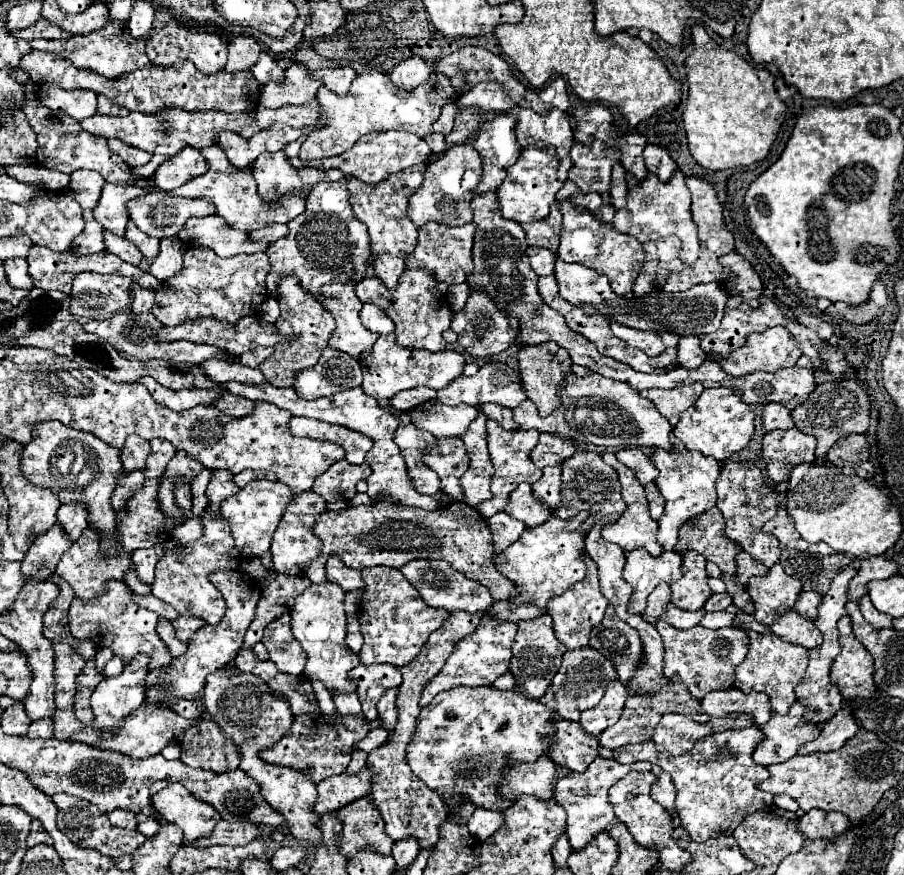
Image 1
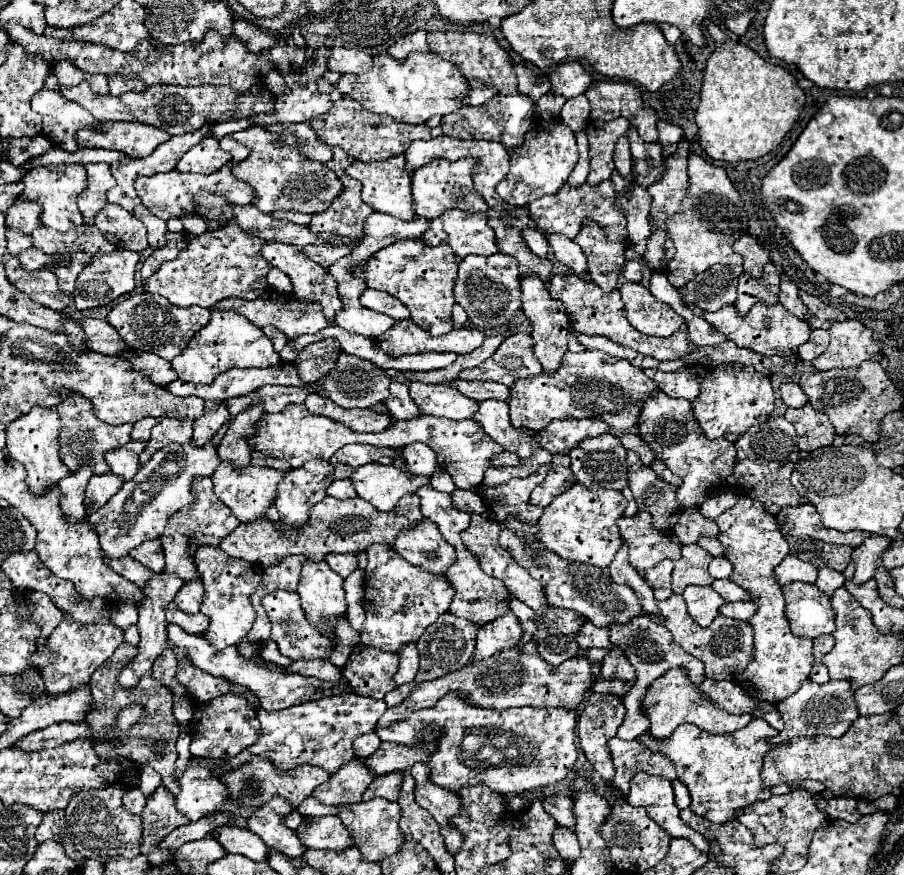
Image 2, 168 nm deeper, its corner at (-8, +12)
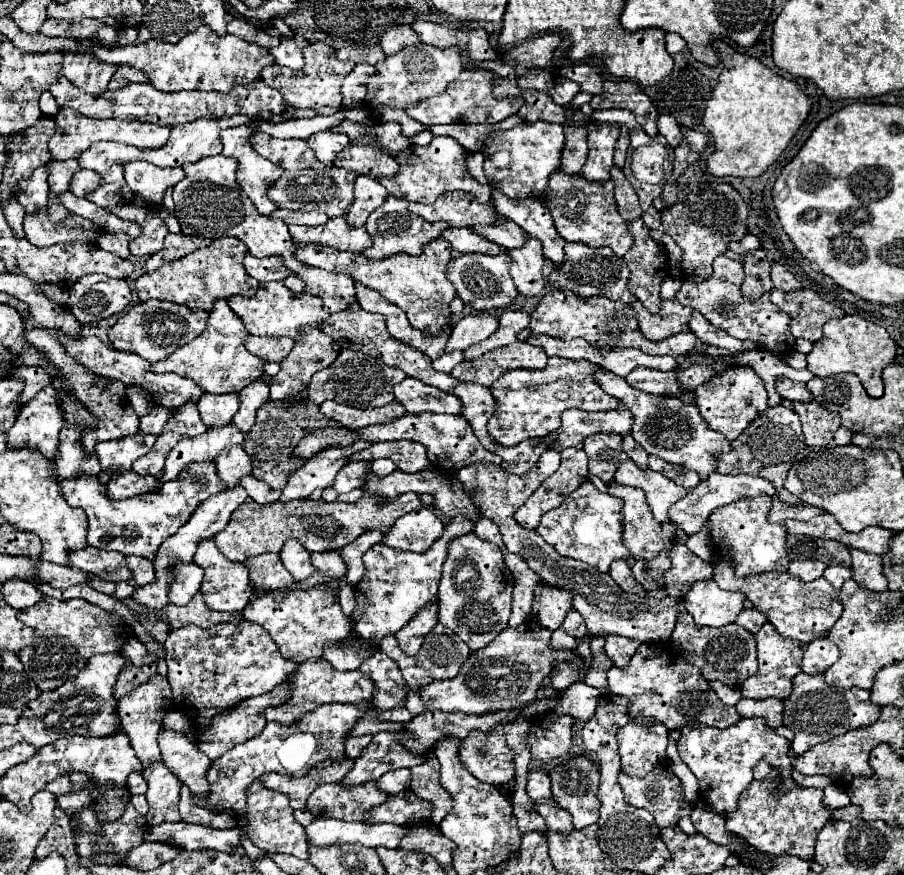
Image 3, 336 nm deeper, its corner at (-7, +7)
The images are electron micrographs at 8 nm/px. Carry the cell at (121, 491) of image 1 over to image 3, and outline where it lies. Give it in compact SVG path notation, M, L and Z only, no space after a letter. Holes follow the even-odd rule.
M137 431L137 435L127 435L125 439L97 443L95 453L99 455L99 461L101 461L103 469L119 467L121 471L129 471L131 463L137 457L151 451L155 439L157 439L155 435L145 435L145 433Z

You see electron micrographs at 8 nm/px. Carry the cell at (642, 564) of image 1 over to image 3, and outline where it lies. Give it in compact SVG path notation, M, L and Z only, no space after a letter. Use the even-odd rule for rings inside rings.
M615 479L607 483L607 493L625 501L625 547L633 559L655 559L663 547L675 539L673 523L657 523L645 503L645 493L639 487L627 487Z

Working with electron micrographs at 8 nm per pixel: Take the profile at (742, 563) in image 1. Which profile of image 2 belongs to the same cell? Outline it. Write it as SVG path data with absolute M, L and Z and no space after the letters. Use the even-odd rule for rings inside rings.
M744 496L738 498L738 502L732 508L722 512L716 518L716 524L722 532L720 542L724 548L724 556L734 566L730 578L740 588L744 588L748 592L748 598L754 600L754 604L758 606L756 614L748 620L754 628L754 658L744 670L740 686L752 698L778 704L802 686L814 664L812 640L794 636L790 632L790 624L784 612L784 596L774 580L774 568L786 558L788 542L778 530L776 518L766 514L760 502L754 502Z

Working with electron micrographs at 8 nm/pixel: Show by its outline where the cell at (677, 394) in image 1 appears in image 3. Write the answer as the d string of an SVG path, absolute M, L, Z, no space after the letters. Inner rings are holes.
M637 367L625 377L625 381L631 387L639 391L647 391L651 395L681 395L681 385L673 371L663 373L647 367Z

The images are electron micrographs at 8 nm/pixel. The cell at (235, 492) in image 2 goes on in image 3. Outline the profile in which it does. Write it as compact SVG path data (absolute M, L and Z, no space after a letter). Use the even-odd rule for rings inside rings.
M243 445L229 447L229 451L221 451L215 463L219 477L227 487L237 487L243 475L251 475L251 459L245 453Z

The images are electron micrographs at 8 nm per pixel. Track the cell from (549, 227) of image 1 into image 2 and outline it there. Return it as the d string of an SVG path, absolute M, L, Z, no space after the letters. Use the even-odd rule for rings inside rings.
M610 180L590 186L584 184L580 188L572 188L568 184L562 186L562 190L558 190L552 196L542 196L534 202L530 202L528 210L530 210L530 218L536 224L536 228L544 234L564 234L568 238L576 238L576 234L580 232L582 220L584 218L592 218L594 222L598 222L602 228L606 228L608 238L612 242L626 242L628 232L626 232L626 218L622 216L622 212L618 212L614 208L614 186Z

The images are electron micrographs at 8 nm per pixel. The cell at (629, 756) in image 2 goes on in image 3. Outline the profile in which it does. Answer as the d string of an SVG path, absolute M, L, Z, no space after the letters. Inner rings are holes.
M627 723L619 733L619 755L623 773L631 777L643 777L655 767L663 767L667 761L667 727L663 723Z

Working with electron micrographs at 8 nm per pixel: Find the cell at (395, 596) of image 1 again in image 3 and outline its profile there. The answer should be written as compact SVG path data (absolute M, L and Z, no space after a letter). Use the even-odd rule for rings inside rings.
M467 515L453 517L441 535L437 543L425 553L409 553L409 551L397 551L387 549L383 543L371 547L363 555L365 575L355 587L355 609L351 613L353 629L359 637L379 643L387 633L397 633L403 625L409 623L409 619L427 603L431 603L437 597L437 587L441 579L441 569L447 555L447 545L457 537L471 533L475 527L475 521Z

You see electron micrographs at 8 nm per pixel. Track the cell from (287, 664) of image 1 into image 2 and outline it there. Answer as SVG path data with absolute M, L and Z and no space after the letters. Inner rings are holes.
M274 590L262 598L262 606L268 612L270 624L272 624L272 634L270 638L278 644L278 650L282 656L288 656L292 660L314 660L314 658L328 658L332 654L332 642L320 634L316 628L312 628L300 608L300 598L296 592L286 592L286 590Z

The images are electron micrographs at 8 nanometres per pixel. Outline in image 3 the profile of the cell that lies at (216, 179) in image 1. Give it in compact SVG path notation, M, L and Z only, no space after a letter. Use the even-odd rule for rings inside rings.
M257 133L251 137L253 149L265 159L281 165L285 171L281 179L269 187L269 197L277 203L279 209L293 211L313 211L321 209L329 217L341 217L353 203L353 183L359 177L355 171L345 171L339 167L327 167L317 157L315 151L307 145L305 139L277 139L267 133Z

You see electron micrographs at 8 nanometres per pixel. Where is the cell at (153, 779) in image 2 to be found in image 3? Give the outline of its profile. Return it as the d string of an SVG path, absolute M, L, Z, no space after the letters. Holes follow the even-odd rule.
M159 673L155 677L151 677L147 683L137 685L129 695L119 699L119 717L123 723L123 731L129 735L131 745L137 753L137 757L141 759L143 767L147 767L149 763L161 761L161 753L159 753L159 745L157 745L157 733L163 725L163 715L171 709L173 705L173 695L171 695L171 687L169 681L165 677L161 677Z

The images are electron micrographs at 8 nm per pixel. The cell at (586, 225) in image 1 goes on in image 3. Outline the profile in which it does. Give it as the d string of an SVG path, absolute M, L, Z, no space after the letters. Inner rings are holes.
M565 243L565 263L561 263L555 271L549 275L549 283L555 289L569 289L575 295L581 297L593 297L593 295L605 295L611 301L621 301L623 295L627 295L627 281L629 281L629 269L623 269L623 259L613 255L609 247L587 247L585 243Z

